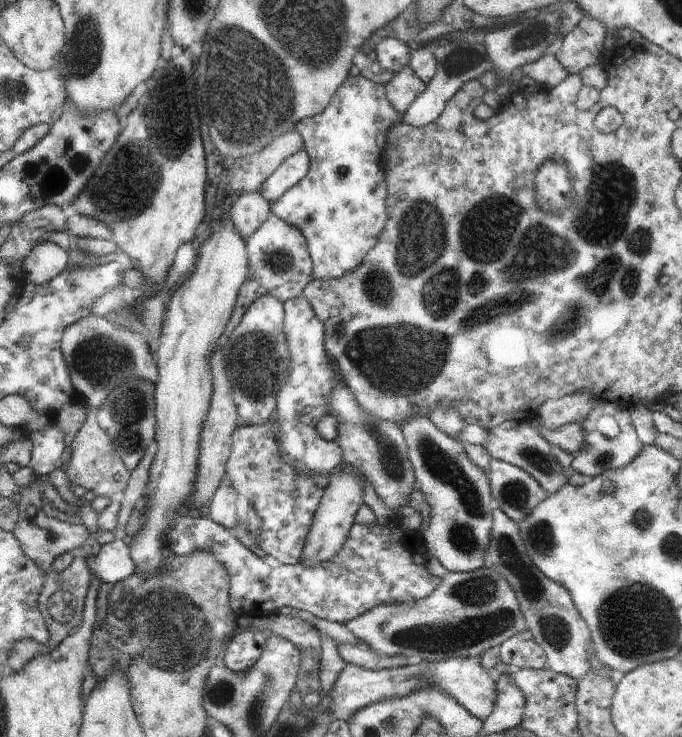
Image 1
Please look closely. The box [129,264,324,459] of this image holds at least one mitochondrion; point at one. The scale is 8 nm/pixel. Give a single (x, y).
(253, 360)

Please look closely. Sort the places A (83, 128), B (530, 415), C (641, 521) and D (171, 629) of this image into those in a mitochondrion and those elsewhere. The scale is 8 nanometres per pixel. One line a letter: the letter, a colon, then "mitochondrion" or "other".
A: mitochondrion
B: other
C: mitochondrion
D: mitochondrion

